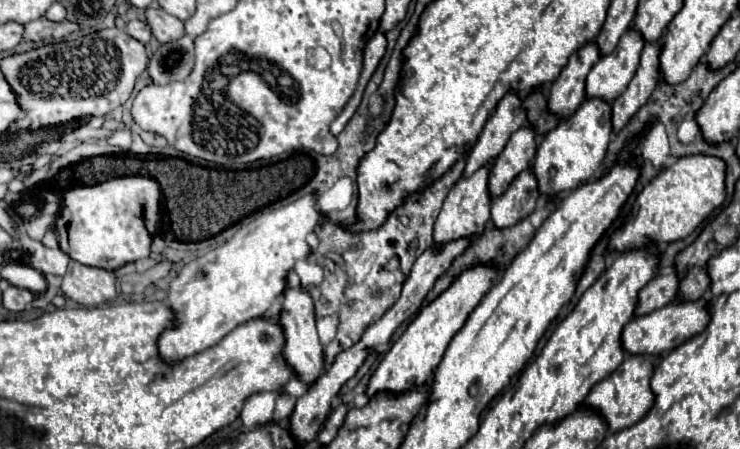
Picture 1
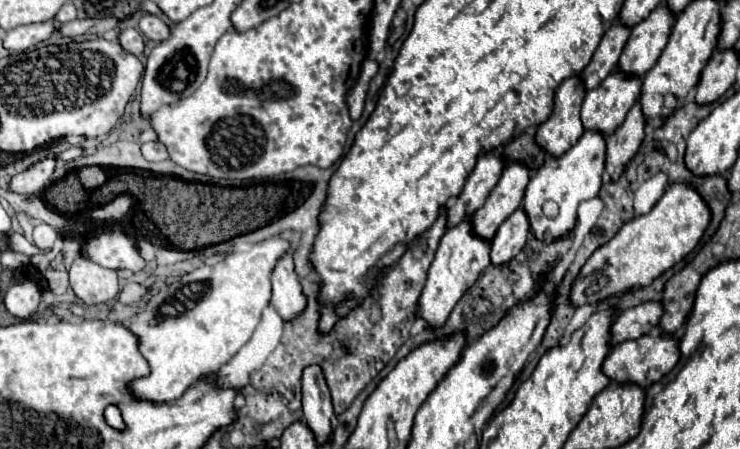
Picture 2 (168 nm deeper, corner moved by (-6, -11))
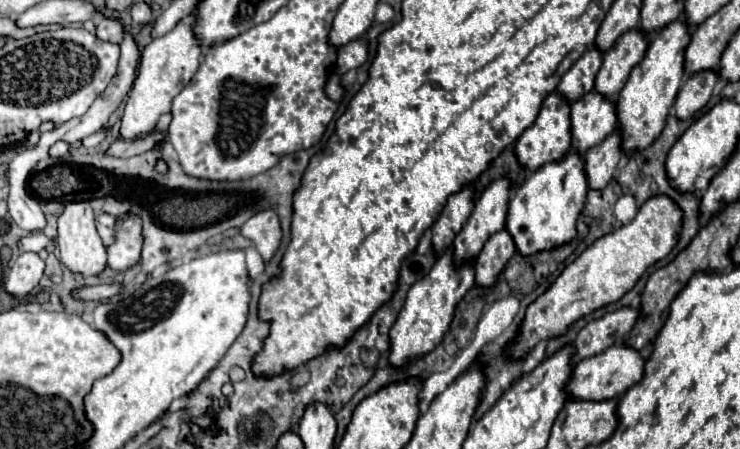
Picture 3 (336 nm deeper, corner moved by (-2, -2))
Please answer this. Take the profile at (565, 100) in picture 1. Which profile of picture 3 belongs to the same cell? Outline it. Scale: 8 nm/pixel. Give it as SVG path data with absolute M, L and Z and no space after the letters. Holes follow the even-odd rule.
M555 90L555 92L547 94L547 98L543 100L541 112L539 112L537 120L533 122L533 126L529 126L519 136L519 140L515 144L515 154L523 166L527 166L529 170L537 170L539 166L543 166L547 162L555 162L555 160L563 158L563 154L567 154L567 150L571 150L571 104L563 94L559 94Z

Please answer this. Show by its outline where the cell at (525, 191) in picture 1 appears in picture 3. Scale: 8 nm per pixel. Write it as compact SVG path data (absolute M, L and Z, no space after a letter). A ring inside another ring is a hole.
M503 228L495 232L479 252L475 260L475 282L479 286L493 286L511 254L515 254L515 242L509 230Z

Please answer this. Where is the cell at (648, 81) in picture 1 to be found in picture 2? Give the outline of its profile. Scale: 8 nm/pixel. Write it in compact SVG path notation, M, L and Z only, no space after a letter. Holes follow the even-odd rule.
M635 103L627 113L623 125L617 127L613 135L605 137L605 145L607 145L605 171L611 177L611 181L617 181L623 175L625 165L637 153L643 137L645 137L645 119L639 103Z

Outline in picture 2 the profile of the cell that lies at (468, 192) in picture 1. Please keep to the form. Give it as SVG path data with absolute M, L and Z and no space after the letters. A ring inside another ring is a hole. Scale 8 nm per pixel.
M463 219L457 227L447 229L439 243L439 251L435 253L435 259L429 267L427 283L423 287L423 293L417 301L417 317L421 317L427 327L441 327L447 319L457 301L473 287L473 283L479 279L479 275L491 265L489 259L489 241L479 239L471 233L471 219Z

